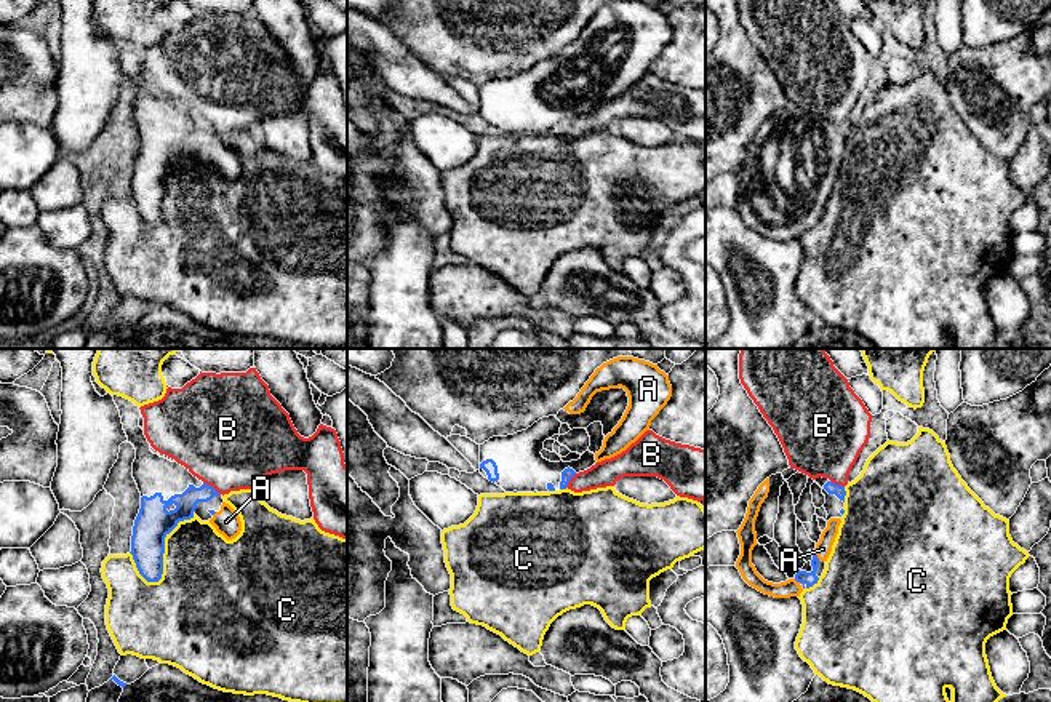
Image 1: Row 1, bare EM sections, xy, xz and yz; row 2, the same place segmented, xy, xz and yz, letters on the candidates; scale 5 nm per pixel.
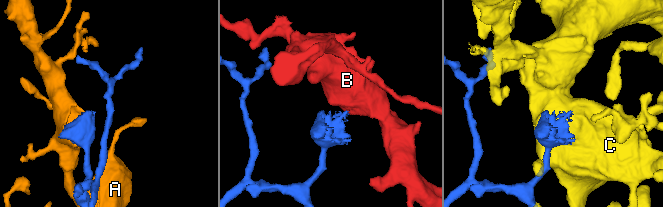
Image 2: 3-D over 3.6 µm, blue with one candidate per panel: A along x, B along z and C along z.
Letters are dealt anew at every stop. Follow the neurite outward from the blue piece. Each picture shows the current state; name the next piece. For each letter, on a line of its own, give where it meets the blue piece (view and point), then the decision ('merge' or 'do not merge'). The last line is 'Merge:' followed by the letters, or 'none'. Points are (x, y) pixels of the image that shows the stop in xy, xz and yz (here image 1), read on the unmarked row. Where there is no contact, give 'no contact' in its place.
A: contact yz (816, 199); merge
B: contact xy (211, 128); do not merge
C: contact xy (163, 189); do not merge
Merge: A

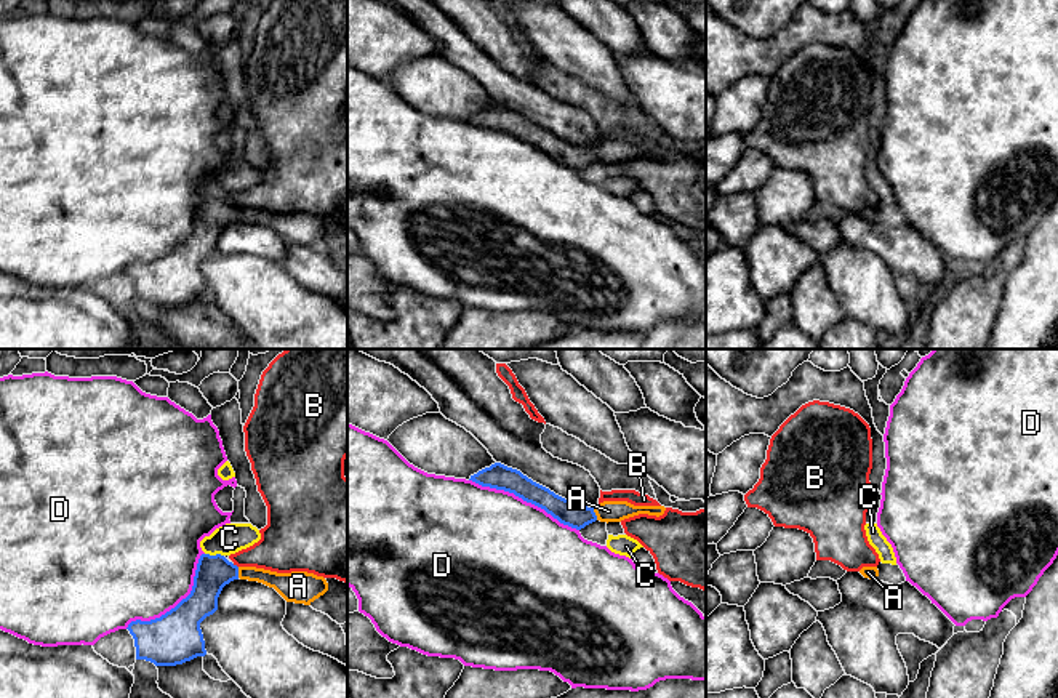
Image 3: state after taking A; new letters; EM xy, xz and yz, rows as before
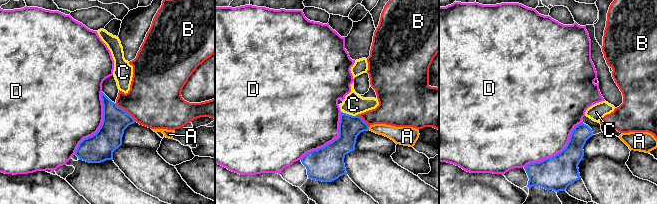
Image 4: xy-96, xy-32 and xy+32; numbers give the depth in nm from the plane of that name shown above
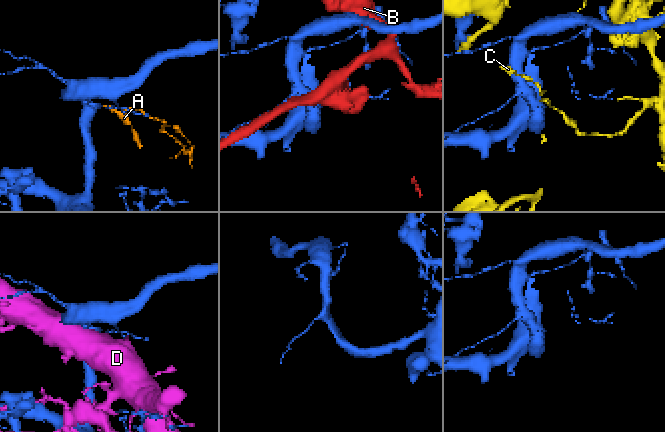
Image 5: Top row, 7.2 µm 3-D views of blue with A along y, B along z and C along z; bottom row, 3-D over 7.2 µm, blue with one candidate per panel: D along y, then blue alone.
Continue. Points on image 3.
A: contact xz (594, 156); merge
B: contact xy (236, 207); do not merge
C: contact xy (216, 196); do not merge
D: contact xz (524, 141); do not merge
Merge: A

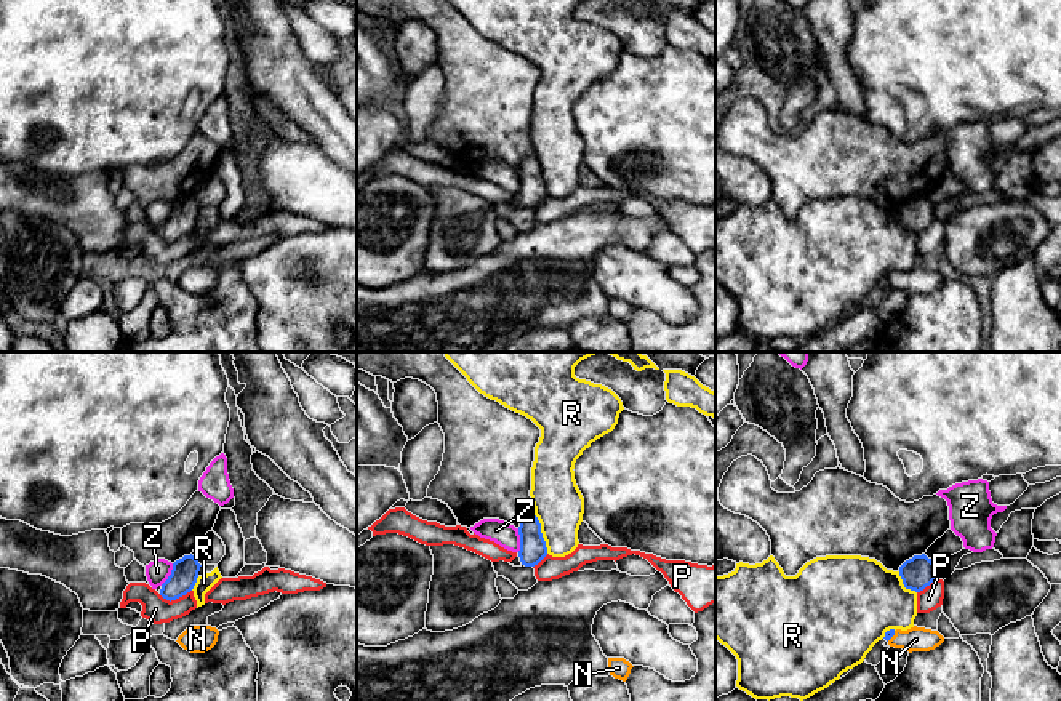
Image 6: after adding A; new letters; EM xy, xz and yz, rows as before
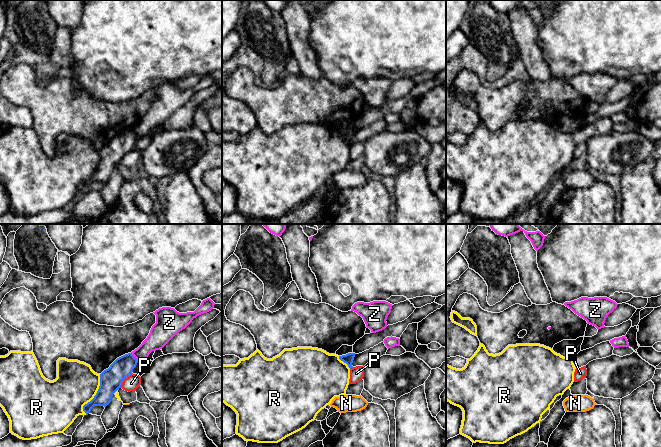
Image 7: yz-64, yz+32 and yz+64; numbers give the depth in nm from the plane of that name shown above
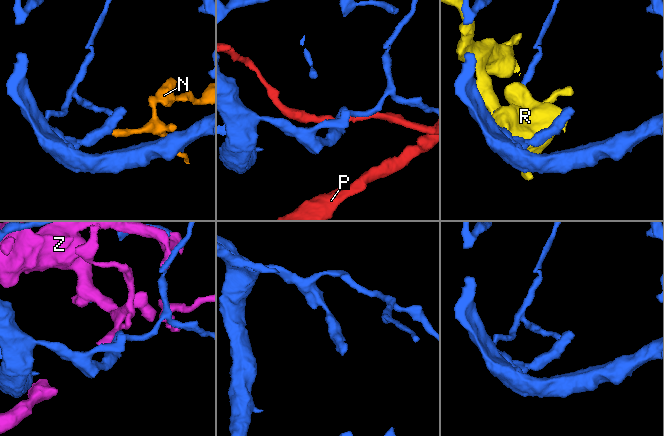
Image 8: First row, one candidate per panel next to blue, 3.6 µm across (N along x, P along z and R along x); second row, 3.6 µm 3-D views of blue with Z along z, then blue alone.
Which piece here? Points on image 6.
N: contact yz (892, 277); merge
P: contact xy (175, 240); do not merge
R: contact xz (541, 175); do not merge
Z: contact xz (520, 181); do not merge
Merge: N

